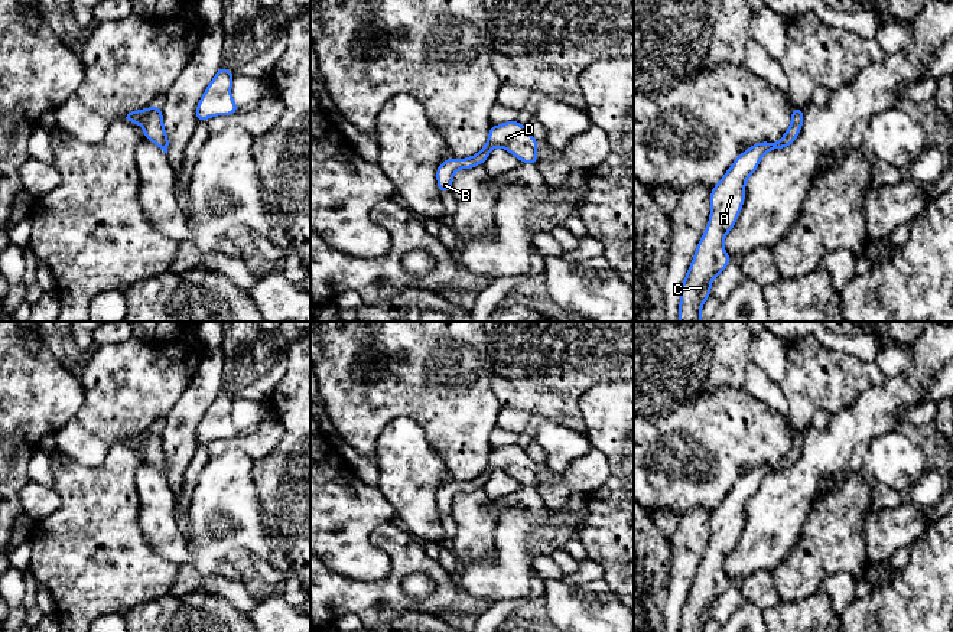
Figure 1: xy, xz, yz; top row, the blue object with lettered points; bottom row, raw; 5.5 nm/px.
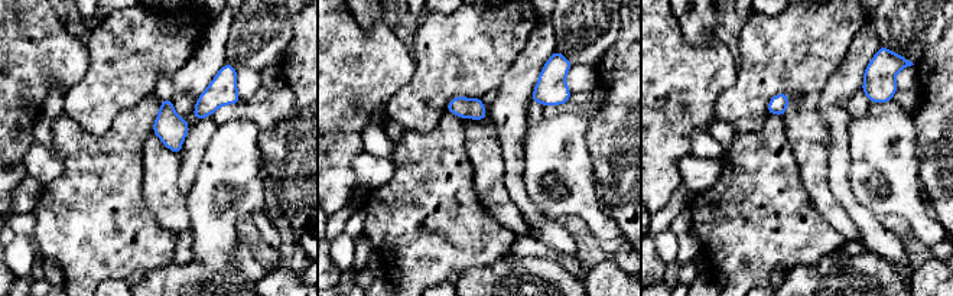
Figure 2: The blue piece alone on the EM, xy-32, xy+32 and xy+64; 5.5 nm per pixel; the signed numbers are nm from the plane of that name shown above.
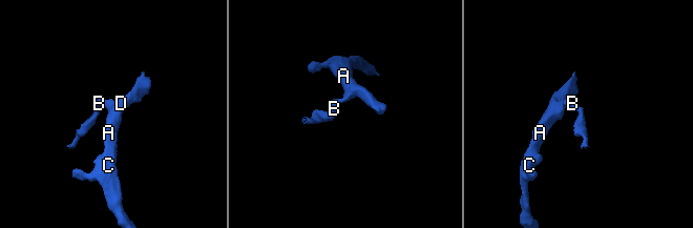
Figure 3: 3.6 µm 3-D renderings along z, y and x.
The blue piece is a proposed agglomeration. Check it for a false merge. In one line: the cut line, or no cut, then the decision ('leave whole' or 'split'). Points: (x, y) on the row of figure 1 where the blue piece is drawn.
no cut | leave whole

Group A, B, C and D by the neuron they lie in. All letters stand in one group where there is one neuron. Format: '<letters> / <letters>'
A B C D

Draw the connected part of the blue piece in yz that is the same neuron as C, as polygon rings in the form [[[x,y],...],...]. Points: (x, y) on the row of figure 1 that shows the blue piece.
[[[793,107],[791,124],[784,136],[777,143],[752,144],[735,159],[723,177],[713,186],[710,218],[682,283],[679,322],[702,322],[700,310],[710,296],[712,281],[729,264],[723,240],[739,216],[745,199],[745,183],[767,152],[786,149],[797,139],[803,118],[803,110]]]

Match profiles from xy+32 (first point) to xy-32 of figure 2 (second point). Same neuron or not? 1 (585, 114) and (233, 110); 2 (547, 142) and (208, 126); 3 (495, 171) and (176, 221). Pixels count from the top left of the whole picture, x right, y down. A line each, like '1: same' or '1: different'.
1: same
2: different
3: same

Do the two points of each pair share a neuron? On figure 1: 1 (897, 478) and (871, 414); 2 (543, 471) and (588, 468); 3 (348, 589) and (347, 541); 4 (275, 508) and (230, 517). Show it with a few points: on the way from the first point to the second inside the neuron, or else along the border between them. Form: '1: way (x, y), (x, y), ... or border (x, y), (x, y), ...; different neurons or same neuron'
1: border (900, 429), (881, 433), (871, 443), (861, 465); different neurons
2: way (555, 478), (576, 478); same neuron
3: border (325, 564), (353, 579), (368, 582), (381, 579); different neurons
4: border (253, 478), (264, 520); different neurons

